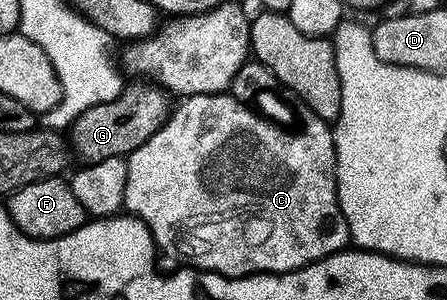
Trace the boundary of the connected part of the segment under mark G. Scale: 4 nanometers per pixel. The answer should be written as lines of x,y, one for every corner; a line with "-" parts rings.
151,82
125,83
117,100
102,102
98,106
90,106
66,132
73,157
80,159
81,165
102,162
106,158
129,157
163,124
170,115
169,93
158,84

